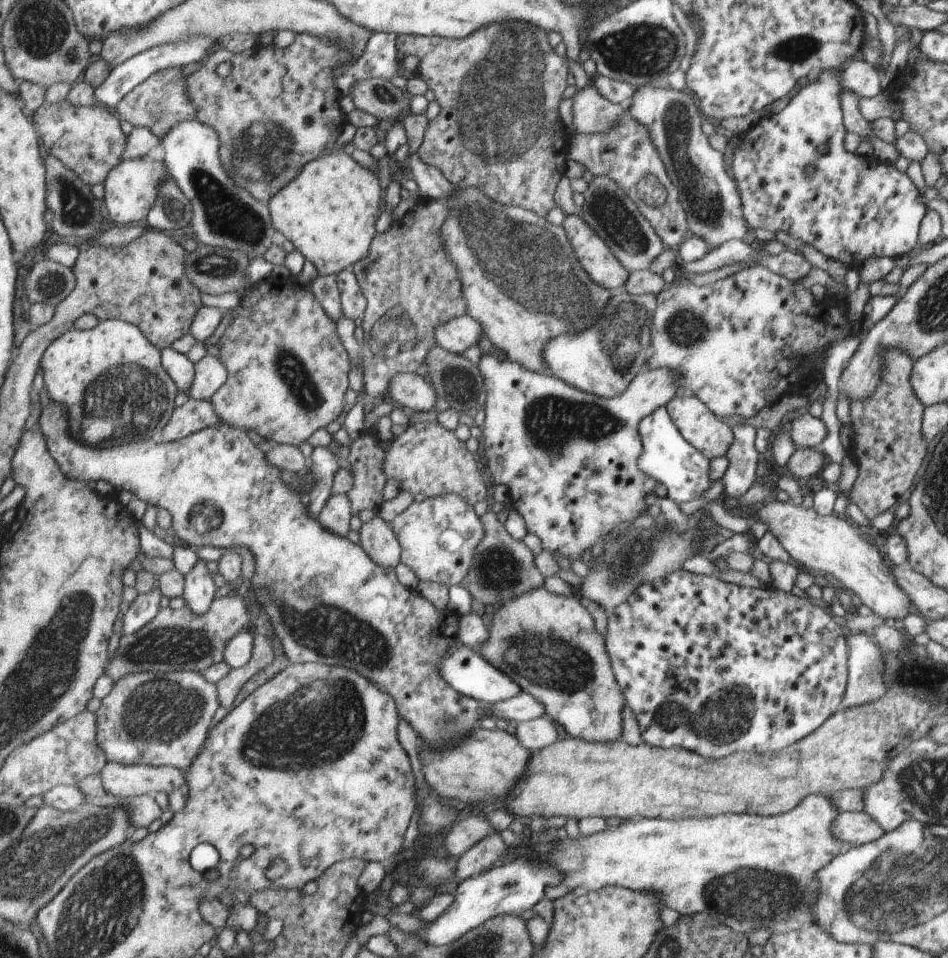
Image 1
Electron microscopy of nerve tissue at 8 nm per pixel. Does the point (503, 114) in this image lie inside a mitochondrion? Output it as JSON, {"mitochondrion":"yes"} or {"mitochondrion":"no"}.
{"mitochondrion":"yes"}

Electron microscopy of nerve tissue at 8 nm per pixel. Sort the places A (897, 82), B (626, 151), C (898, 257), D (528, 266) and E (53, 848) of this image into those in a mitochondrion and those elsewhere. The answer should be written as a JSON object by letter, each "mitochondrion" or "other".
{"A":"other","B":"mitochondrion","C":"other","D":"mitochondrion","E":"mitochondrion"}

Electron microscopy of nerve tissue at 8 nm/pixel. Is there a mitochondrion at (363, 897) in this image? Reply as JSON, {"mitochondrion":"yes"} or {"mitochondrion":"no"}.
{"mitochondrion":"no"}

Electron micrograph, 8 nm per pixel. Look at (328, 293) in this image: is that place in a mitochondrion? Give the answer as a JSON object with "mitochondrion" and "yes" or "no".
{"mitochondrion":"no"}

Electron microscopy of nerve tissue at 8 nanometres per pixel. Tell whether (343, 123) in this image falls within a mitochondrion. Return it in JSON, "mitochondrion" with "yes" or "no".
{"mitochondrion":"no"}

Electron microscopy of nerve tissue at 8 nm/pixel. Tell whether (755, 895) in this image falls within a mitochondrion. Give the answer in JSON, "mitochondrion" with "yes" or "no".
{"mitochondrion":"yes"}

